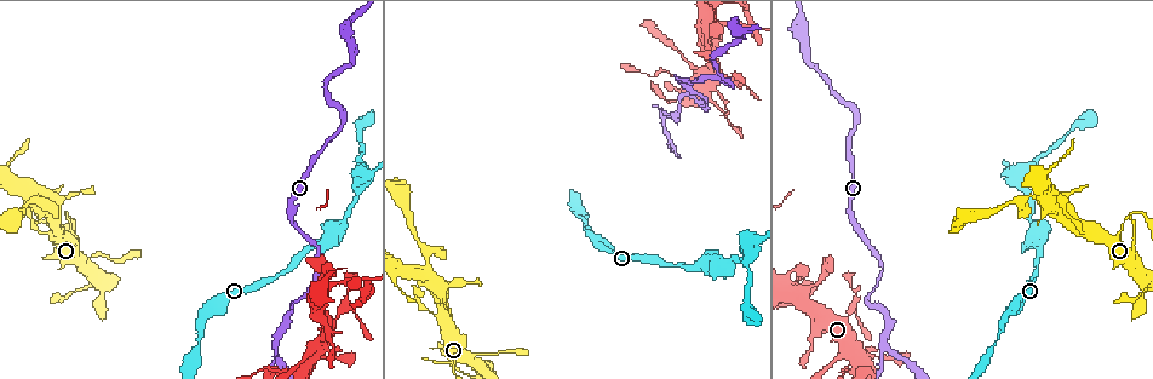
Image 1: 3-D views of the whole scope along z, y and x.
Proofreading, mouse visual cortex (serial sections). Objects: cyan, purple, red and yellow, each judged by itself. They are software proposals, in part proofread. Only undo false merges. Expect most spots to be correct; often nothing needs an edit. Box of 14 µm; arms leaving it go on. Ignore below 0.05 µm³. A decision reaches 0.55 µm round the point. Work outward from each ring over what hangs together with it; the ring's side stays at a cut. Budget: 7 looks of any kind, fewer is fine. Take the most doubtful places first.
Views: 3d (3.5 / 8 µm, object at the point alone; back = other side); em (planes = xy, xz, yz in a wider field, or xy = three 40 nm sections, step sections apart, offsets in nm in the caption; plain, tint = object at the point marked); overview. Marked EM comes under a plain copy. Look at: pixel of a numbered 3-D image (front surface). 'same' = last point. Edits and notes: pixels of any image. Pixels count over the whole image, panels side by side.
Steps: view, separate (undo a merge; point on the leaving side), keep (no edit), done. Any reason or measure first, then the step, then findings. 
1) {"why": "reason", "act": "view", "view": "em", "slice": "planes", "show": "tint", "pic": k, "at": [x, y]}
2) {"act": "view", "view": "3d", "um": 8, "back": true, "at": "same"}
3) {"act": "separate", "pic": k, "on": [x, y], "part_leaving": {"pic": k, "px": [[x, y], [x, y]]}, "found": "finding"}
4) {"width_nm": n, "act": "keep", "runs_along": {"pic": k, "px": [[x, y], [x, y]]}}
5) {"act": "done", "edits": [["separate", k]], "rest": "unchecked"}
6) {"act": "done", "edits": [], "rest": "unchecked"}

{"why": "two arms in line, one across", "act": "view", "view": "3d", "um": 3.5, "pic": 1, "at": [364, 278]}

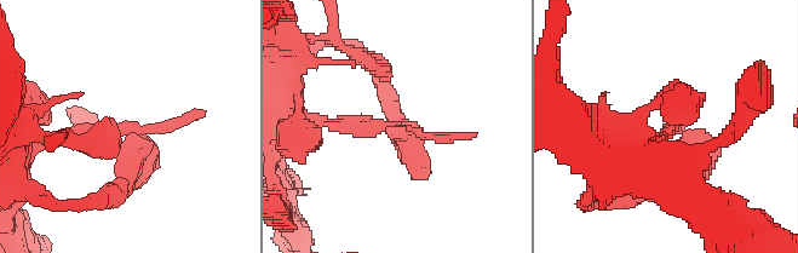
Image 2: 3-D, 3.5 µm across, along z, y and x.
{"act": "view", "view": "em", "slice": "planes", "show": "tint", "pic": 2, "at": [121, 129]}

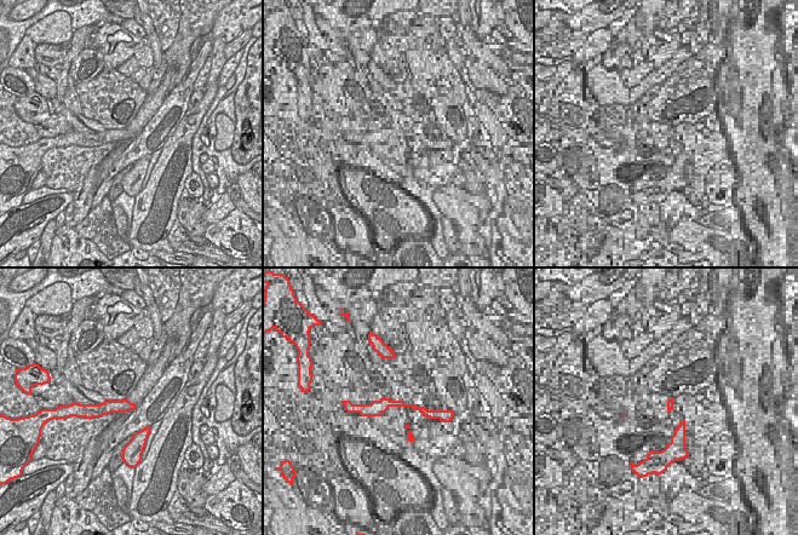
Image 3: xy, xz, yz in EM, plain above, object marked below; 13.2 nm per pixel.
{"act": "view", "view": "em", "slice": "xy", "step": 3, "show": "tint", "at": "same"}

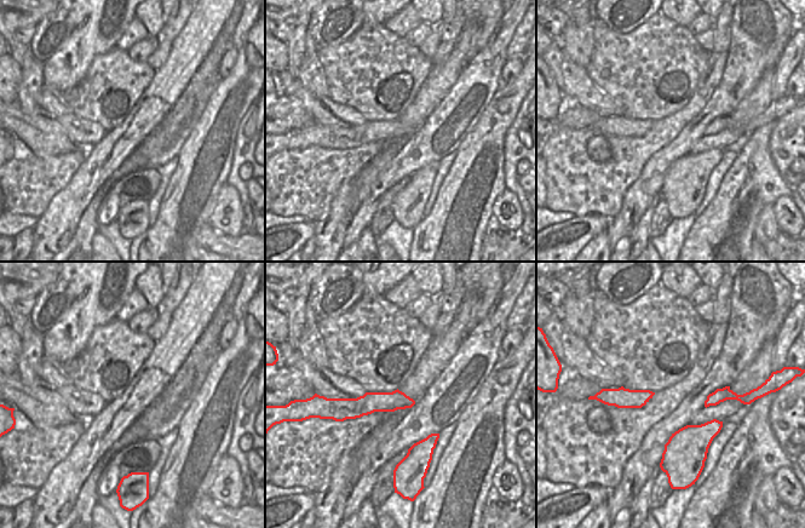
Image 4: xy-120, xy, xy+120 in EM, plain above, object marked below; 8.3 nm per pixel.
{"act": "keep", "runs_along": {"pic": 2, "px": [[39, 139], [136, 128], [125, 180]]}, "found": "continuous, no second cell"}

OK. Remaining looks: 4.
{"why": "abrupt turn", "act": "view", "view": "3d", "um": 3.5, "pic": 1, "at": [428, 286]}

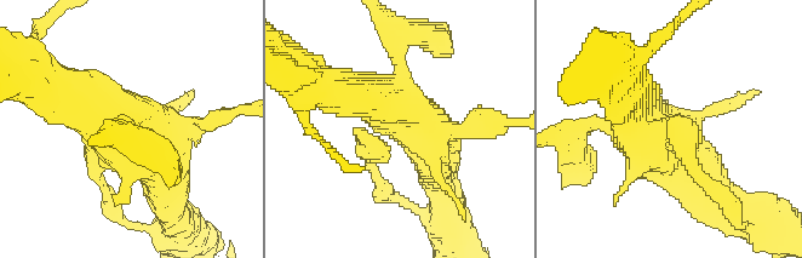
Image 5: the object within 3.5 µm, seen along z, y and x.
{"why": "need the tissue", "act": "view", "view": "em", "slice": "xy", "step": 2, "show": "tint", "pic": 5, "at": [399, 131]}

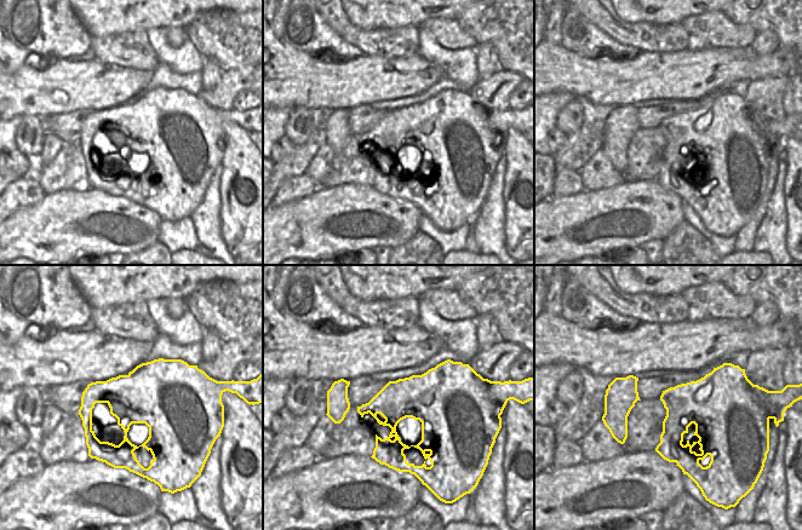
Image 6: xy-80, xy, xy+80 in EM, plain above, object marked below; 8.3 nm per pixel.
{"act": "view", "view": "em", "slice": "planes", "show": "tint", "at": "same"}

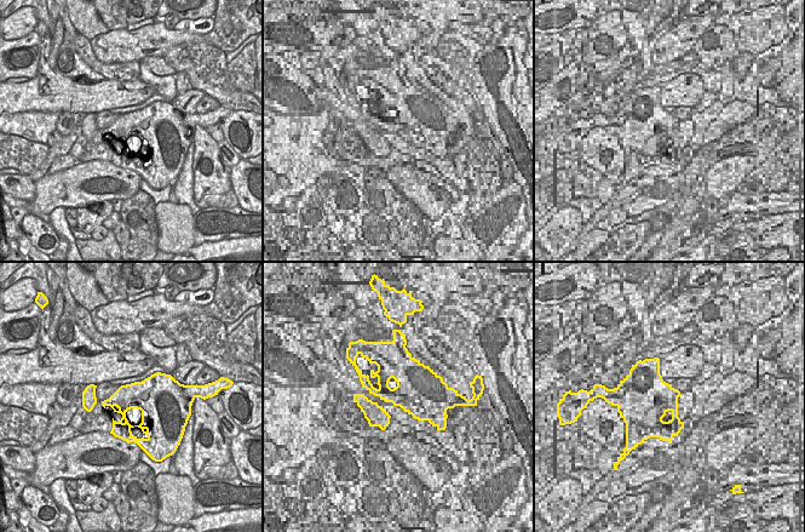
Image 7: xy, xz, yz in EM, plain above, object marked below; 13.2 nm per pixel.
{"act": "keep", "runs_along": {"pic": 5, "px": [[166, 184], [162, 136], [84, 92]]}, "found": "continuous, no second cell"}

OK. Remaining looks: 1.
{"act": "done", "edits": [], "rest": "unchecked"}

